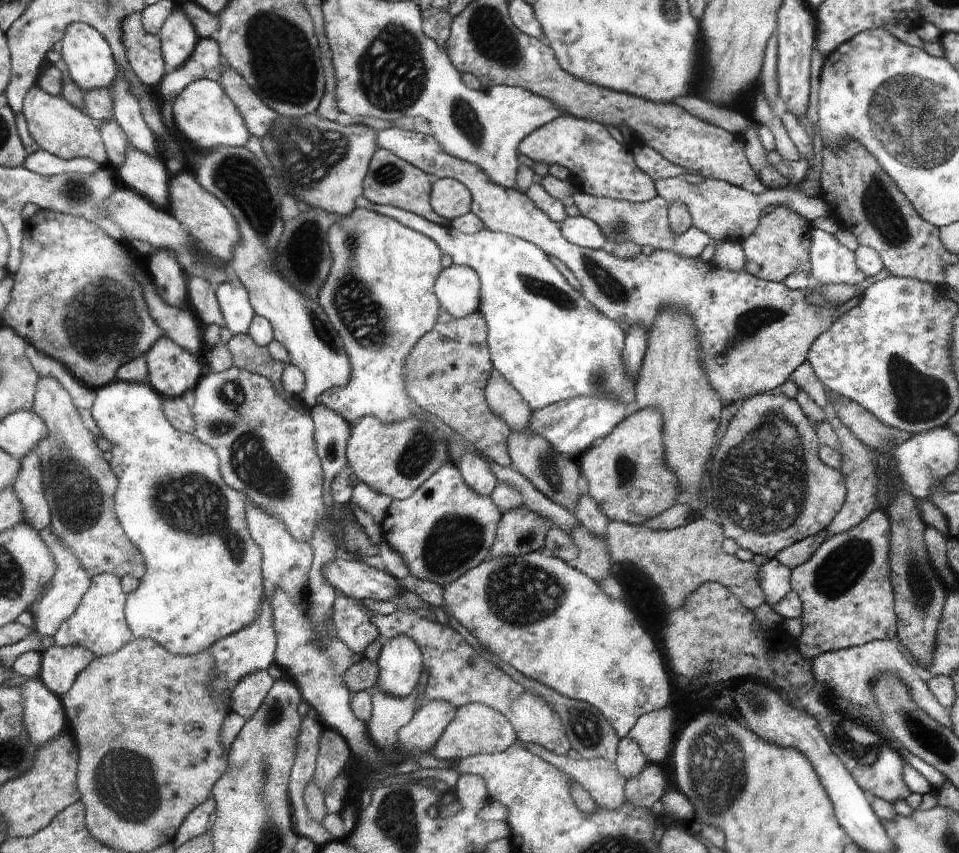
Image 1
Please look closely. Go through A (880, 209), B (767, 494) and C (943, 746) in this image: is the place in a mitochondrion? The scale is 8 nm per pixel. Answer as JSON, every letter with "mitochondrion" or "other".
{"A":"mitochondrion","B":"mitochondrion","C":"mitochondrion"}

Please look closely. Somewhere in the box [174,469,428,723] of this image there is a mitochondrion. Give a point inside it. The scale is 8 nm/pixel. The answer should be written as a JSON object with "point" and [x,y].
{"point":[336,666]}

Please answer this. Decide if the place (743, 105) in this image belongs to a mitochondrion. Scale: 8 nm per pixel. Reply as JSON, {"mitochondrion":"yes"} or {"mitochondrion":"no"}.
{"mitochondrion":"no"}

